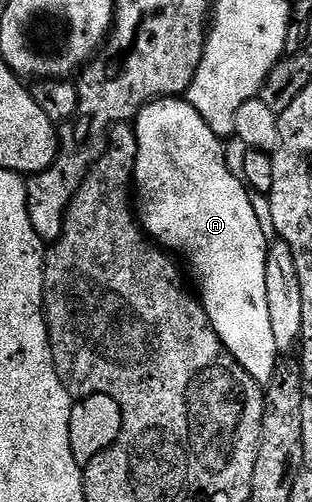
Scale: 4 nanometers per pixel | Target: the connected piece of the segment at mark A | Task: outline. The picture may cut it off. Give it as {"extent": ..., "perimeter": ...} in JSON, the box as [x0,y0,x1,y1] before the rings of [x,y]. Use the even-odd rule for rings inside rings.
{"extent":[133,98,279,385],"perimeter":[[[188,98],[154,99],[137,114],[135,130],[137,160],[133,177],[135,195],[139,200],[139,222],[145,234],[166,252],[189,258],[189,267],[197,278],[196,290],[200,301],[221,339],[221,345],[233,354],[235,361],[256,383],[268,385],[279,362],[275,337],[271,334],[271,316],[267,310],[270,240],[263,225],[259,225],[259,217],[255,217],[255,205],[251,205],[249,188],[231,173],[225,164],[222,140],[189,104]]]}

